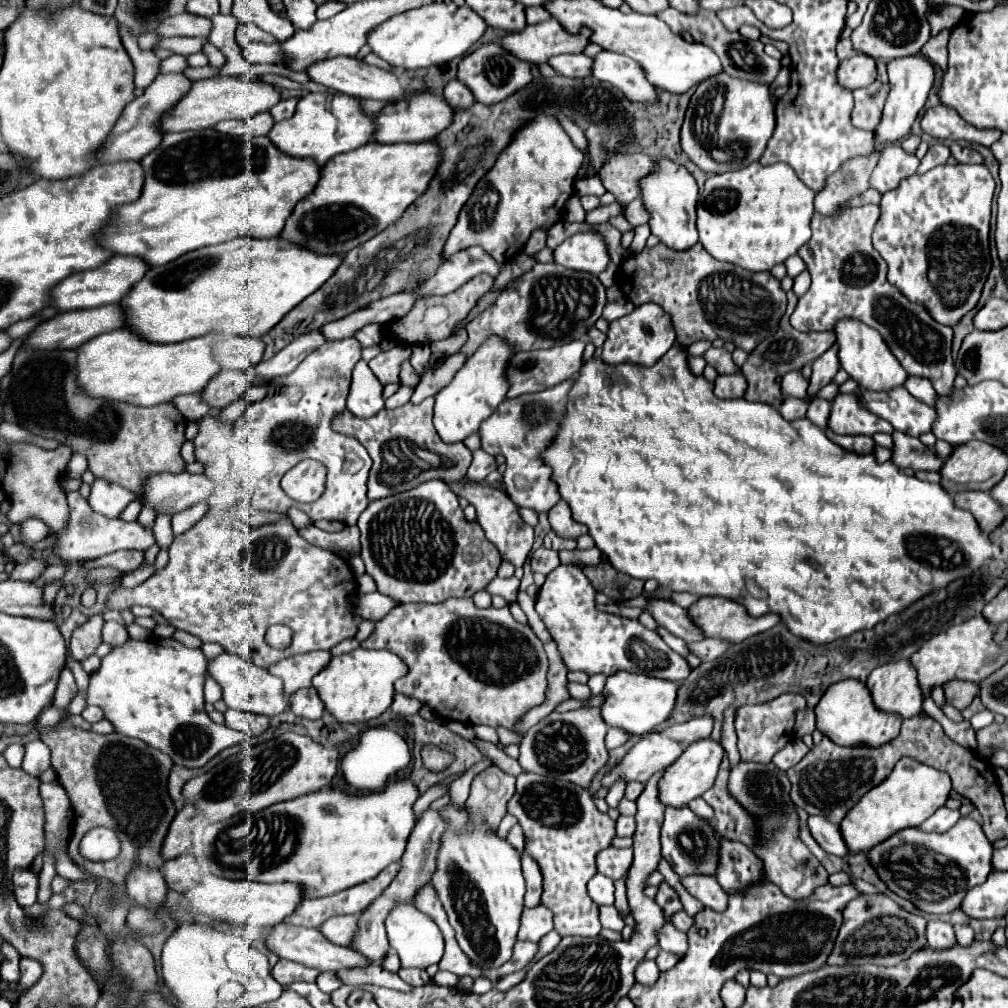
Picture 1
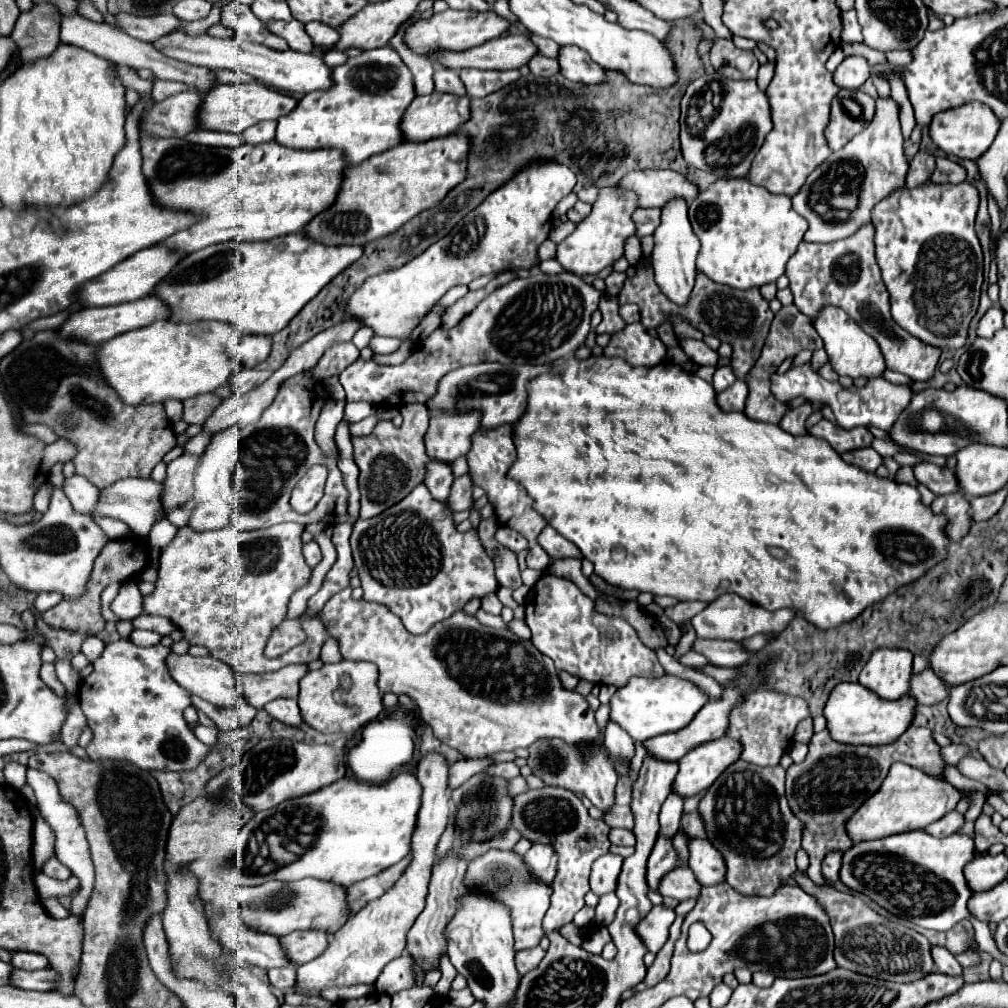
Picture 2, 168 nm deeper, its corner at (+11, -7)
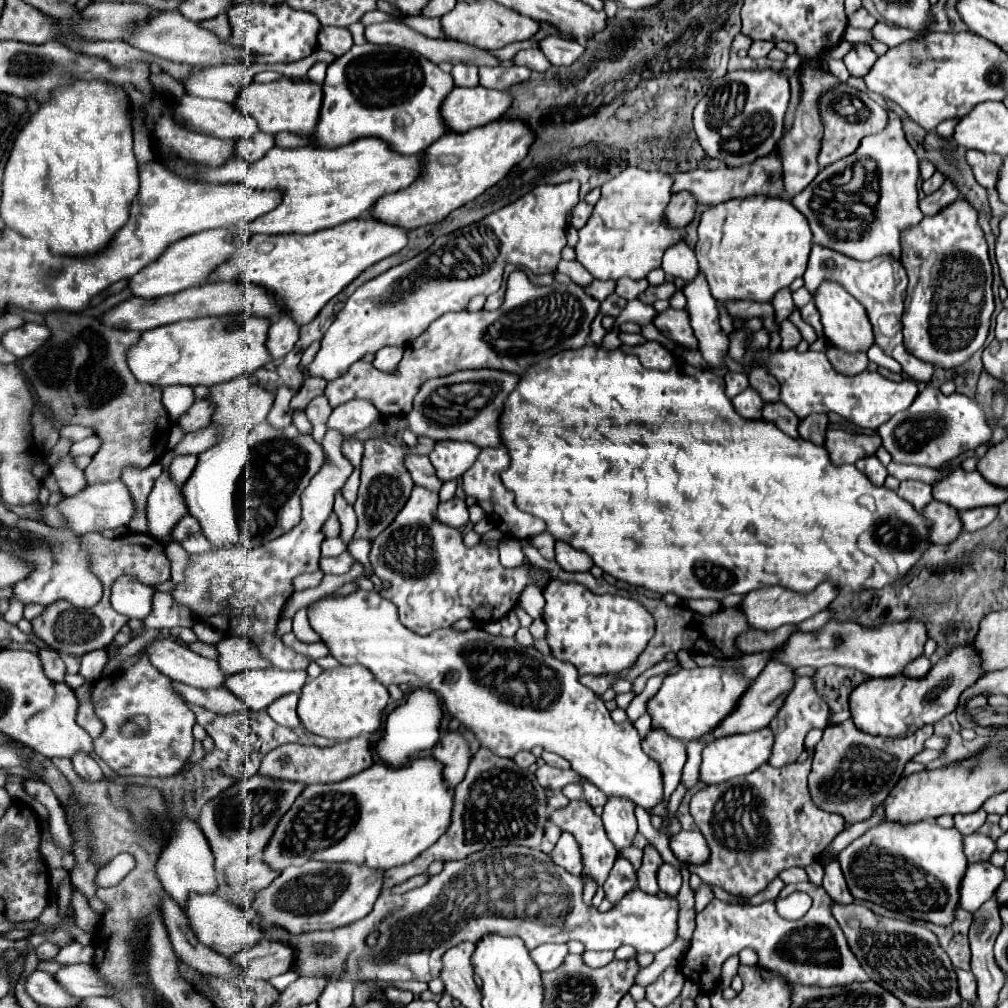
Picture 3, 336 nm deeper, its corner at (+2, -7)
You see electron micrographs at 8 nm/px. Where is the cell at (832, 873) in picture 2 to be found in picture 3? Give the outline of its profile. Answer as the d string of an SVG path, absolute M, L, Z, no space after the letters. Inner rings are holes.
M832 861L832 863L826 867L822 887L824 887L826 893L828 893L834 901L838 901L838 903L852 903L852 901L854 901L854 897L850 895L848 887L846 887L846 881L844 881L844 875L842 875L842 869L840 869L840 863L838 863L838 861Z

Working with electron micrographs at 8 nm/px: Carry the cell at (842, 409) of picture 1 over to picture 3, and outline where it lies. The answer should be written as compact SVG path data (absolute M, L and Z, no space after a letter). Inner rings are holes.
M830 429L826 433L826 449L830 453L832 463L856 463L856 459L864 459L864 455L876 453L880 447L878 435L852 435L842 429Z

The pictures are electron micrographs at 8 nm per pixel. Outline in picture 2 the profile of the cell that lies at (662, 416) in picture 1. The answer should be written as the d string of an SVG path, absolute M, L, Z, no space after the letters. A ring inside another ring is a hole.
M571 355L565 361L559 361L551 371L537 375L527 383L527 407L513 425L513 441L517 459L507 475L527 491L533 509L545 517L547 525L581 549L583 557L595 565L599 577L623 589L651 591L653 595L669 595L679 601L715 601L721 593L737 593L769 611L783 607L797 609L815 627L831 629L855 619L871 603L877 603L895 589L919 579L927 569L947 557L947 519L921 505L915 487L899 485L893 479L879 479L875 473L865 473L859 467L845 463L823 439L811 435L795 437L779 425L747 419L745 413L721 411L715 401L713 385L695 373L687 373L673 361L663 361L655 367L631 367L623 359L607 359L605 355L591 355L587 359ZM769 547L779 547L787 555L777 559L769 553Z

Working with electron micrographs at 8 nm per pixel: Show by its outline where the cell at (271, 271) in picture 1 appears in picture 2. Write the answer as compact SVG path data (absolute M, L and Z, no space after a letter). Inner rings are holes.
M301 231L269 241L225 241L189 253L153 295L175 311L177 321L215 319L231 323L239 333L273 335L361 255L363 245L327 247Z

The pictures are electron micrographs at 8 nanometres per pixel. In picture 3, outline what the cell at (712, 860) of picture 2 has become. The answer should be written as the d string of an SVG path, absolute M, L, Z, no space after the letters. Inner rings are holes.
M682 831L670 839L670 847L680 861L704 865L710 857L710 847L700 831Z

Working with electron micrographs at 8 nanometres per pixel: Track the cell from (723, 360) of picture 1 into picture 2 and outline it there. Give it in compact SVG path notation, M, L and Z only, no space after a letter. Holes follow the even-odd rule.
M679 339L681 349L685 351L685 355L697 363L697 365L717 365L717 351L713 351L705 341L697 341L697 339Z

